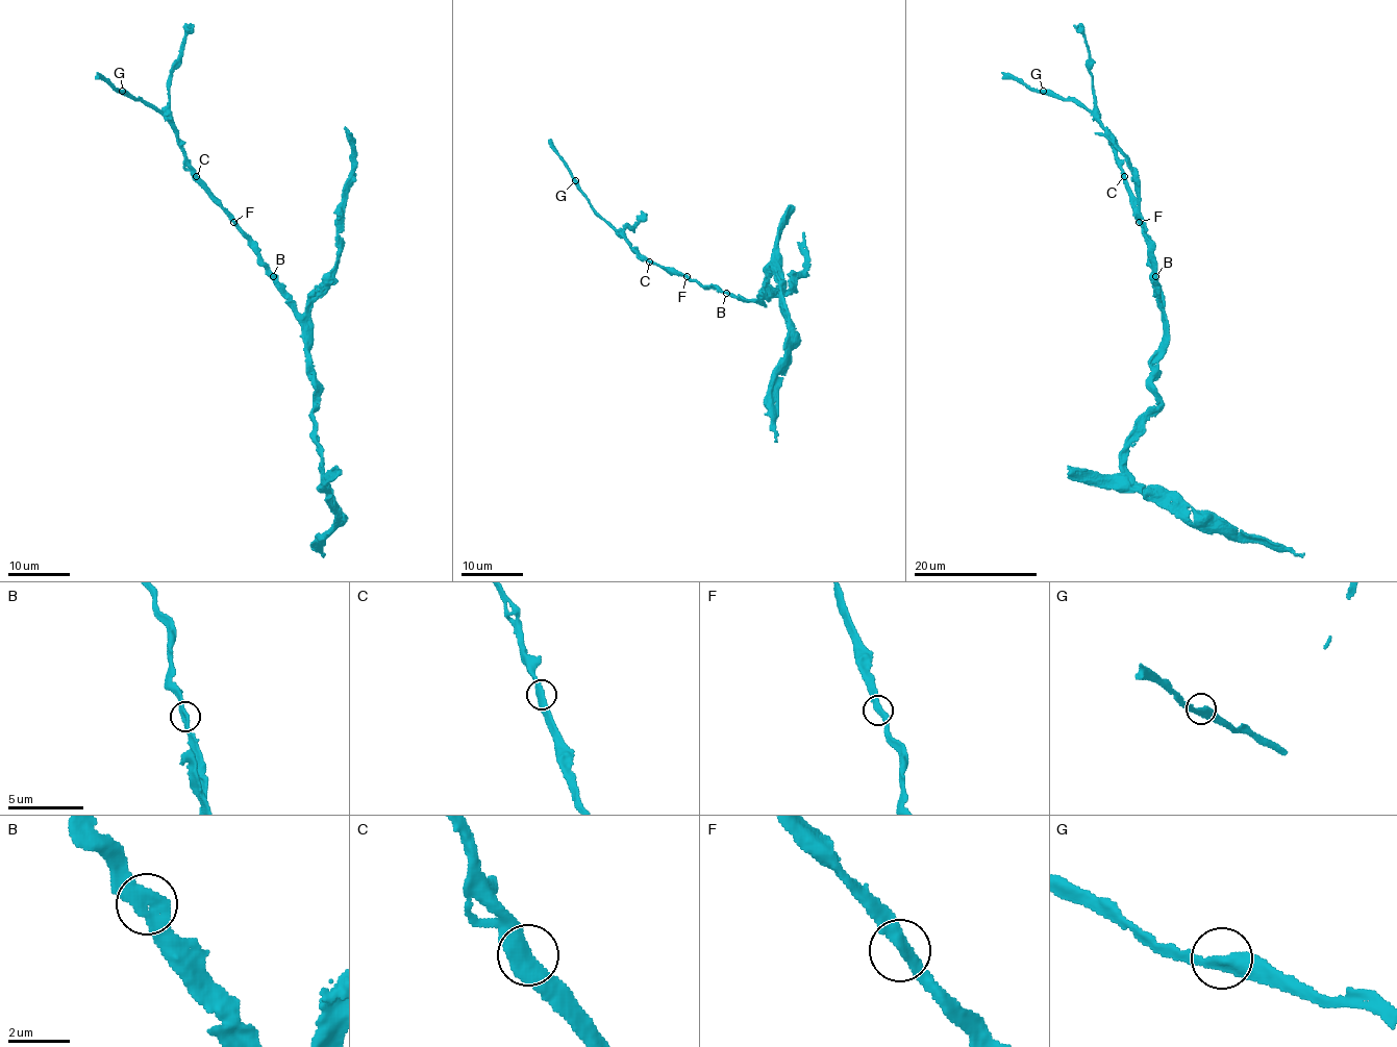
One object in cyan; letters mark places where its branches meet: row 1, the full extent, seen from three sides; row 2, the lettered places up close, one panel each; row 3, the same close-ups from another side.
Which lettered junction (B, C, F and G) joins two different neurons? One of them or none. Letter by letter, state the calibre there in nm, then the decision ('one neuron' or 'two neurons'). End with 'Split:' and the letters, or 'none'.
B: 360 nm thick; one neuron
C: 340 nm thick; one neuron
F: 340 nm thick; one neuron
G: 320 nm thick; one neuron
Split: none

